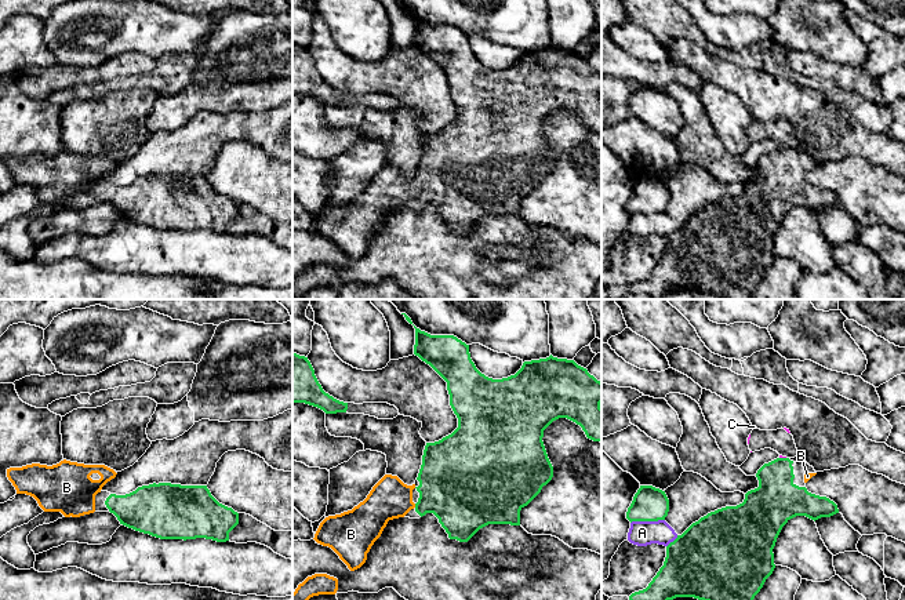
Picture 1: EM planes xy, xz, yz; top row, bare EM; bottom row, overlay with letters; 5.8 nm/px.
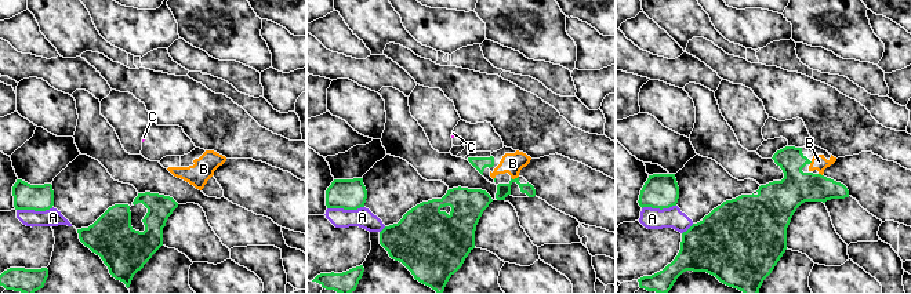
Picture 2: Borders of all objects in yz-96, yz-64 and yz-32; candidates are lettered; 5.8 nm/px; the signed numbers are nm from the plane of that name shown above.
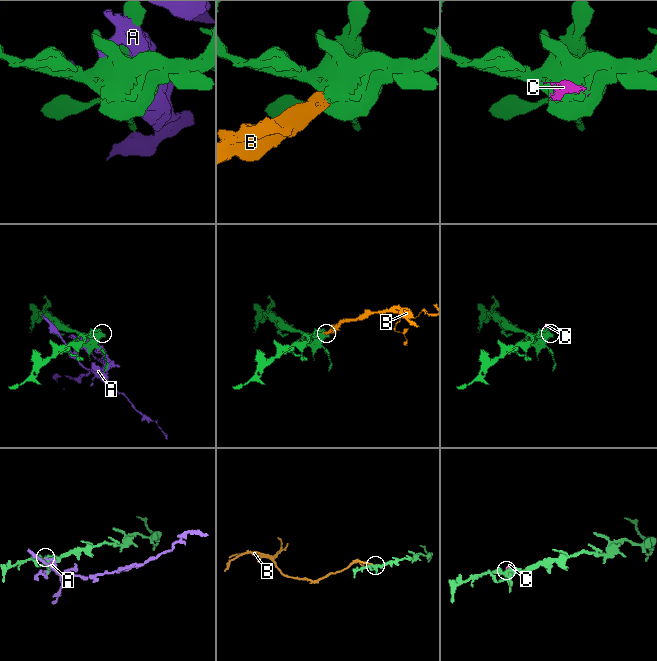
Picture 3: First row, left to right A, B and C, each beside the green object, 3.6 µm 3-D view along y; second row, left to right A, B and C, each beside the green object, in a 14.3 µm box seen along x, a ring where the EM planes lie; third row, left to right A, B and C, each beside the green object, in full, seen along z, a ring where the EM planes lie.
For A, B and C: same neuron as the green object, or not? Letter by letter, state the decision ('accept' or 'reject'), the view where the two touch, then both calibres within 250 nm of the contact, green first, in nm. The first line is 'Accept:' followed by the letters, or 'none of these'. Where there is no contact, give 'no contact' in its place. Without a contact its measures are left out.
Accept: B
A: reject; contact in yz; calibres 200 and 140 nm
B: accept; contact in xz; calibres 400 and 240 nm
C: reject; contact in yz; calibres 280 and 20 nm

